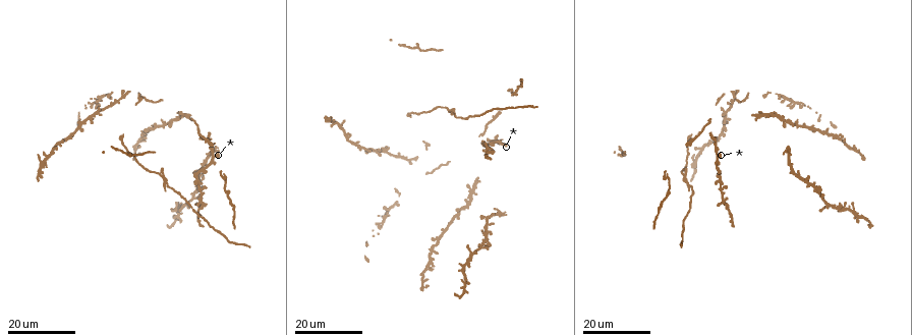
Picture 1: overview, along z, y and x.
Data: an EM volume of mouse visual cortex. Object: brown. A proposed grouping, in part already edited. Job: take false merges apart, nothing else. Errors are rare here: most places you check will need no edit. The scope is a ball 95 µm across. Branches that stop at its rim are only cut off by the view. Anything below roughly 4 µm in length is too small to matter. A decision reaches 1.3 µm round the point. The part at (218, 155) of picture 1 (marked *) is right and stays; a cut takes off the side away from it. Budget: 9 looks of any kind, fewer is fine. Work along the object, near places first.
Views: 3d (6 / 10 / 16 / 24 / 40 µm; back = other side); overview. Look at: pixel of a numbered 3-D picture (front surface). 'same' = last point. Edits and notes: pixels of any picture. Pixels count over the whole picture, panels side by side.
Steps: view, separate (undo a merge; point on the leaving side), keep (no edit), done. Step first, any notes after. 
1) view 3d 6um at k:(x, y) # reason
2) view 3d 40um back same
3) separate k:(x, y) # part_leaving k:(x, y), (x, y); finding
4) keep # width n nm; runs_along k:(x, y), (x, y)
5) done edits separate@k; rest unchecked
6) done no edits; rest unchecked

view 3d 24um at 1:(211, 155) # three arms meet

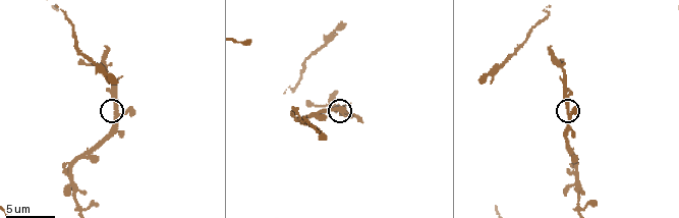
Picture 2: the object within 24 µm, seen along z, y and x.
view 3d 10um at 2:(117, 115)

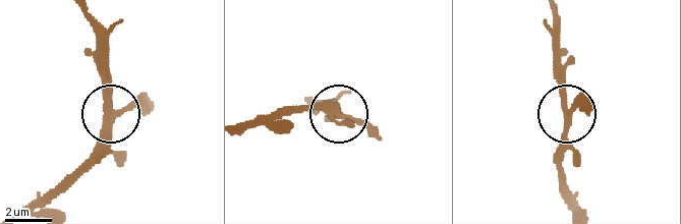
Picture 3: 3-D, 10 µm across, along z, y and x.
keep # runs_along 3:(146, 106), (109, 106), (107, 38); all the same cell

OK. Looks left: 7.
view 3d 24um at 1:(174, 189) # thick turns thin

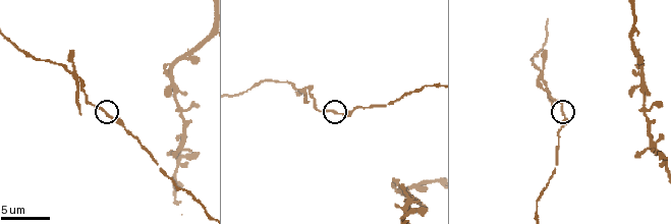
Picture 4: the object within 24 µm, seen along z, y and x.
view 3d 10um at 4:(336, 112) # closer look

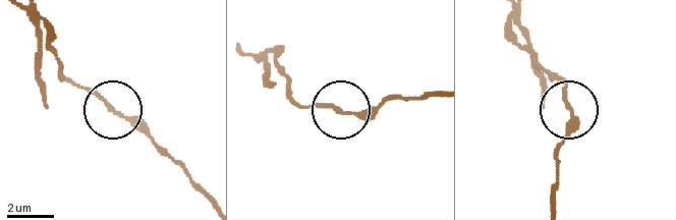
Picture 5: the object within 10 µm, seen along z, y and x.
keep # all the same cell

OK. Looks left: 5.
view 3d 16um at 4:(180, 150) # four or more arms meet

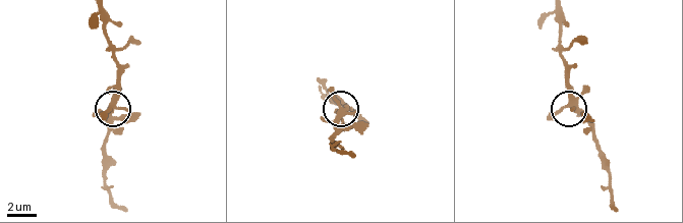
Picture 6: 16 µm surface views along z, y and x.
keep # arms 5; all the same cell

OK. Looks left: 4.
view 3d 16um at 1:(844, 211) # thick turns thin

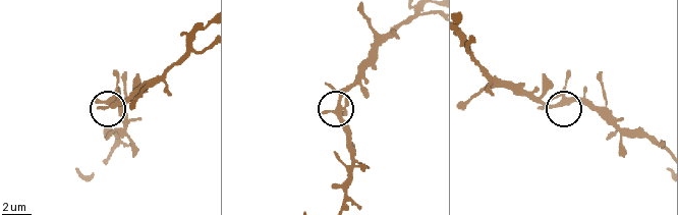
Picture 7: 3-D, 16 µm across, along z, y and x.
view 3d 6um at 7:(340, 107)

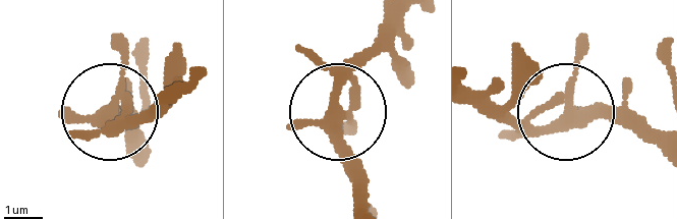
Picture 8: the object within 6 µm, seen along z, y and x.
keep # width 320 nm; runs_along 8:(471, 90), (510, 112), (608, 109), (657, 128); all the same cell

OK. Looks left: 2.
done no edits; rest unchecked

